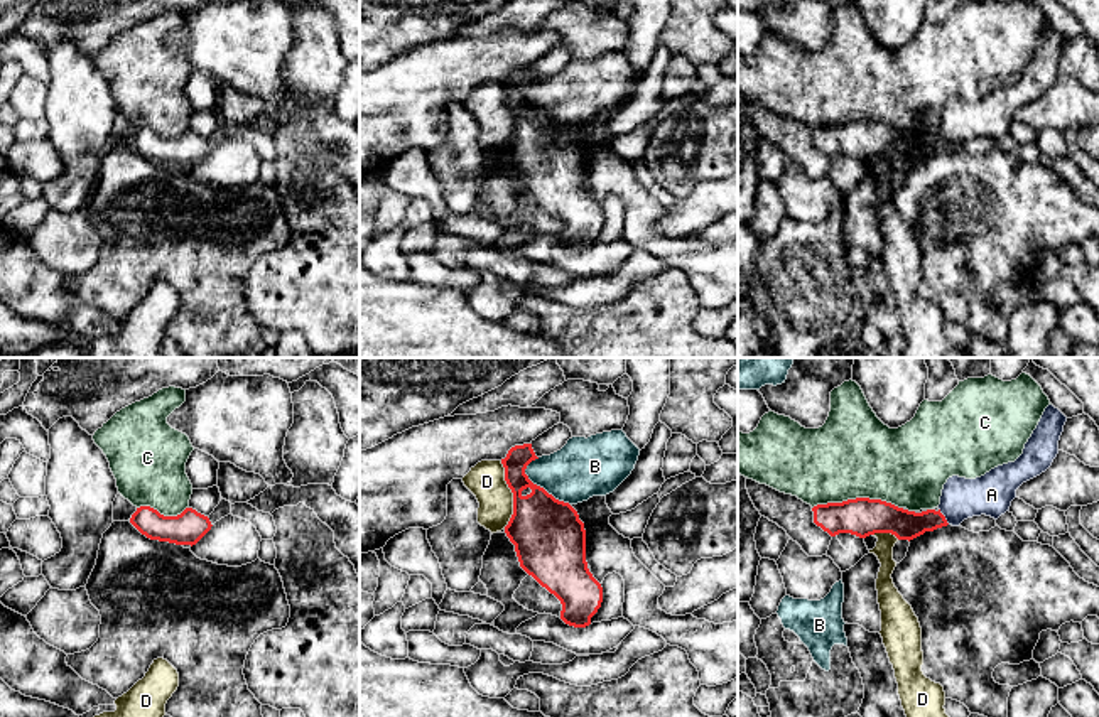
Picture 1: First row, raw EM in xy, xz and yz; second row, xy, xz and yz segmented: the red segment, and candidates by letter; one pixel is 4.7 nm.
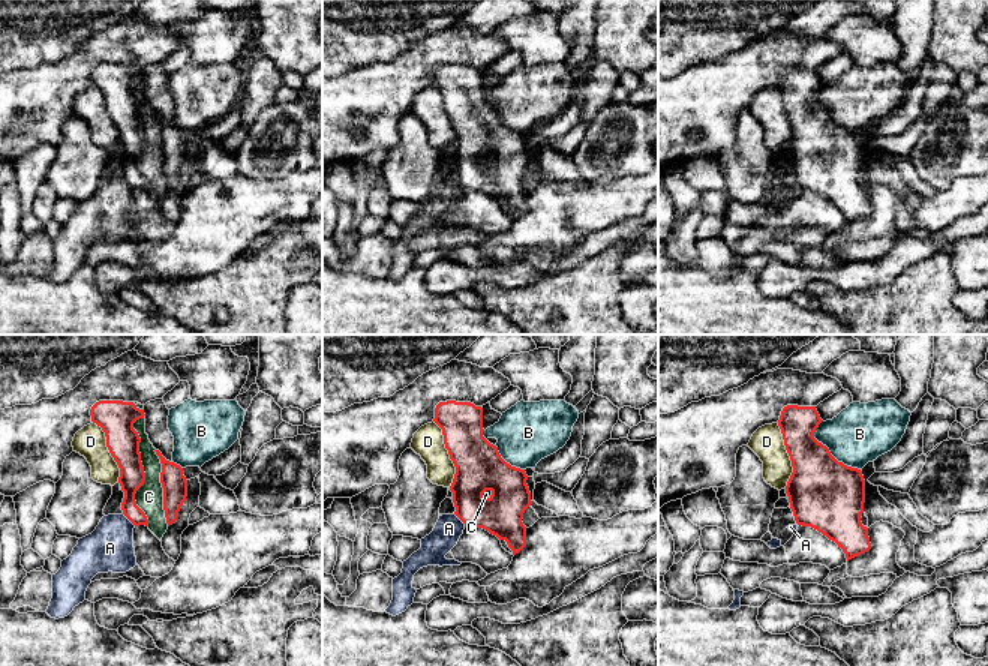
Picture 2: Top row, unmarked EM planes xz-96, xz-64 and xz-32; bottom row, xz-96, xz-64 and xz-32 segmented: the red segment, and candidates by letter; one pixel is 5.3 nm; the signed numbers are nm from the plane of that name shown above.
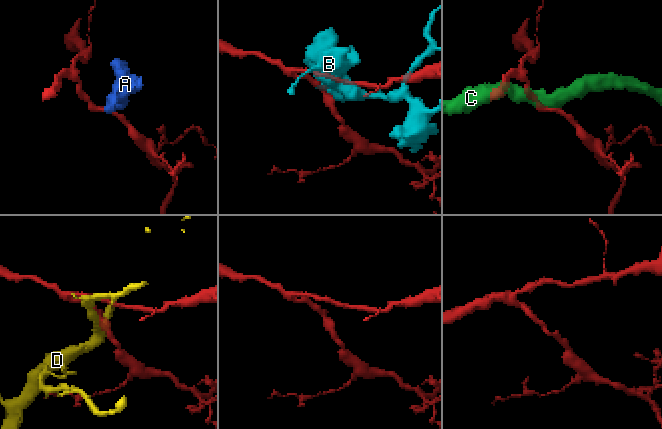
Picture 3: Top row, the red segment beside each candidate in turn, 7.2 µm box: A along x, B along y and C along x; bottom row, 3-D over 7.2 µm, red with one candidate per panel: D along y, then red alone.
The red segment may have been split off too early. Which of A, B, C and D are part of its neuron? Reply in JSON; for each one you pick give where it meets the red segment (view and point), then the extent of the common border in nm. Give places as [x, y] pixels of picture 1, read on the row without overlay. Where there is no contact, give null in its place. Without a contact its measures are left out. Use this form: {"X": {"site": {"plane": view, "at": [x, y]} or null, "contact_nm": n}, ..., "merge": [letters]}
{"merge": []}

